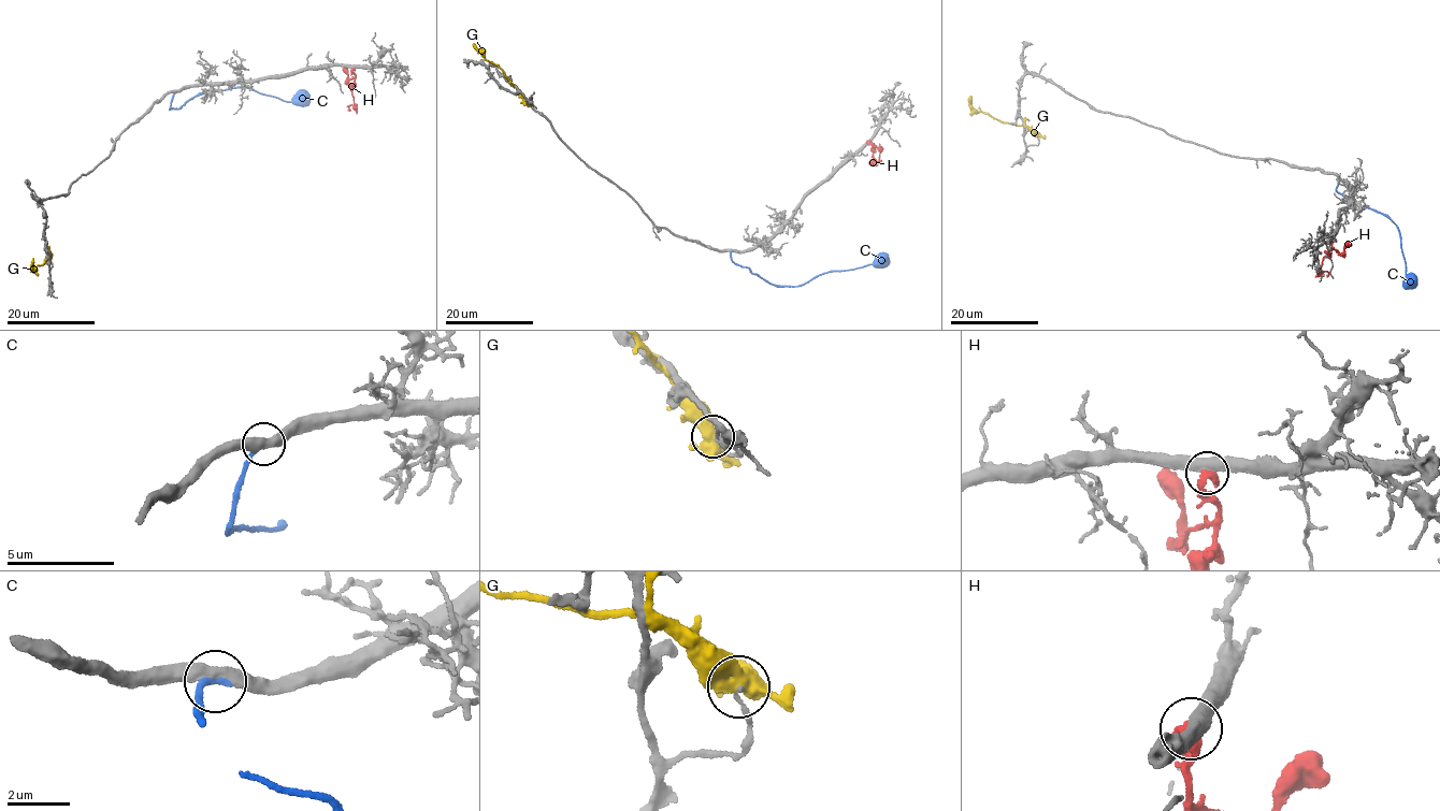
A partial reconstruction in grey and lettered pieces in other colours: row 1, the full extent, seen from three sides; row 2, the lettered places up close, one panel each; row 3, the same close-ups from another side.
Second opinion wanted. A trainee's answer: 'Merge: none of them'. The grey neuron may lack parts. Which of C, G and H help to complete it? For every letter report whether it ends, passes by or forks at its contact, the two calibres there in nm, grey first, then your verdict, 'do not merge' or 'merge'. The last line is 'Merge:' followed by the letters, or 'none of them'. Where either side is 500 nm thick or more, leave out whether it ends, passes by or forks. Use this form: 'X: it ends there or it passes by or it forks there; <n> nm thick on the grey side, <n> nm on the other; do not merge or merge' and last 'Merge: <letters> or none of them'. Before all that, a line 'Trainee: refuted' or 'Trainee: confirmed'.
Trainee: refuted
C: it ends there; 440 nm thick on the grey side, 260 nm on the other; merge
G: it forks there; 120 nm thick on the grey side, 480 nm on the other; do not merge
H: it ends there; 480 nm thick on the grey side, 300 nm on the other; do not merge
Merge: C

